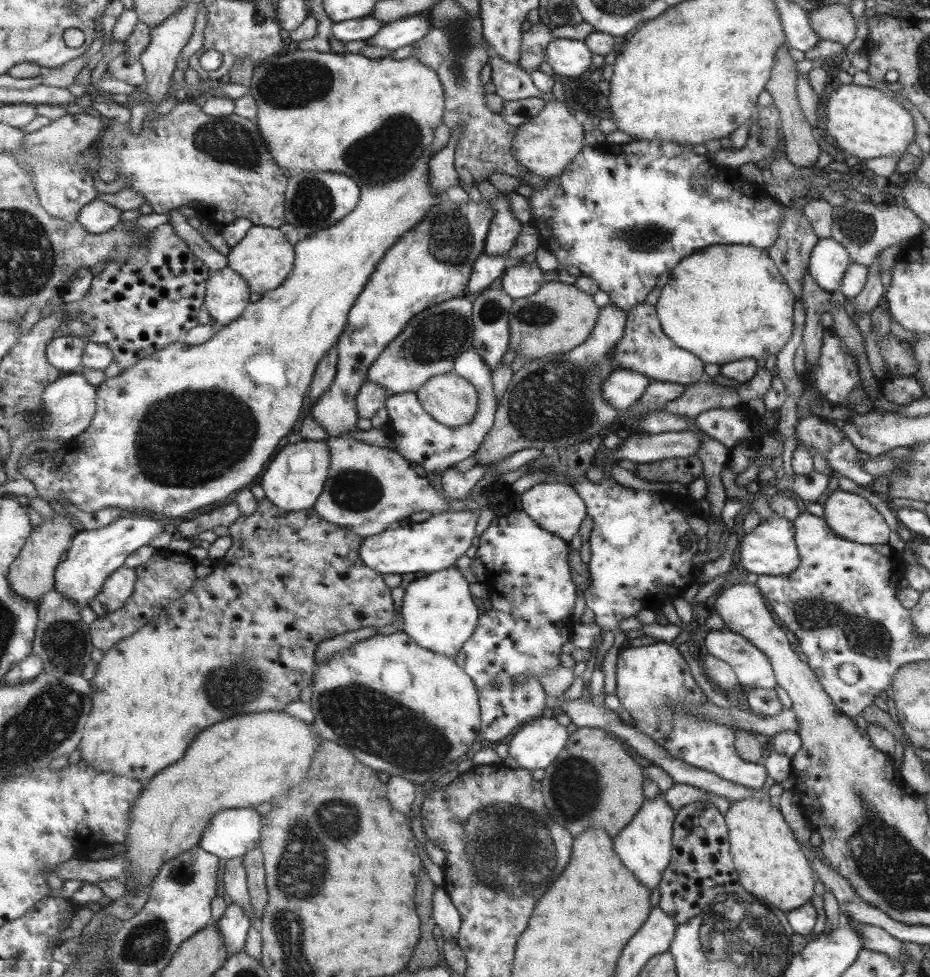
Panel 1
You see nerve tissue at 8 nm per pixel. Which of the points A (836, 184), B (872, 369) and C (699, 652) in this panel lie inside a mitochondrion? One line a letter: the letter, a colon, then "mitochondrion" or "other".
A: mitochondrion
B: other
C: other

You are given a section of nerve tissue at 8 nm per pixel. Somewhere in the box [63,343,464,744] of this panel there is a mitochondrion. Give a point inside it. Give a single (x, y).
(169, 446)

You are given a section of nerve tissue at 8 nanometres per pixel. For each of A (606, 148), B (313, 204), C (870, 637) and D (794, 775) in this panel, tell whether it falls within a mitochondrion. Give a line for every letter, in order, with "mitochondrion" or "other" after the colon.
A: other
B: mitochondrion
C: mitochondrion
D: other

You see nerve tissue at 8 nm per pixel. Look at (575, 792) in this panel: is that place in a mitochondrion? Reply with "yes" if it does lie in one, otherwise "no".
yes

